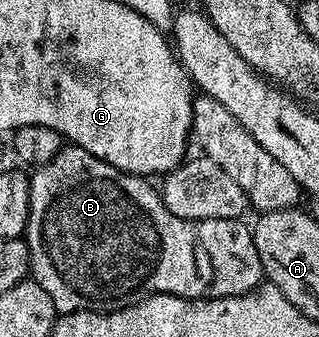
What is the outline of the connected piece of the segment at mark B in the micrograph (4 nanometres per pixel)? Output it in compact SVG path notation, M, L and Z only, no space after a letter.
M76 145L62 146L59 154L51 161L40 164L37 172L29 175L31 189L31 205L27 217L27 229L24 241L29 246L29 270L32 278L51 297L55 309L61 315L73 315L77 311L122 311L140 299L149 295L178 295L180 299L226 299L228 295L248 295L262 286L265 270L259 261L259 249L255 249L252 230L244 227L241 219L184 219L175 217L161 200L160 190L153 187L148 178L140 175L130 175L128 171L120 171L107 161L87 153L87 149Z

